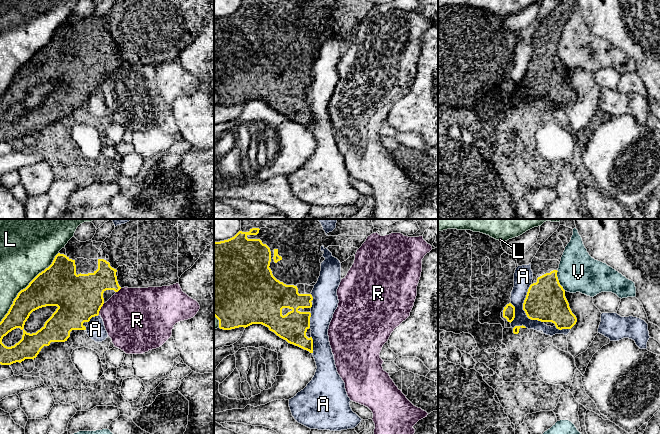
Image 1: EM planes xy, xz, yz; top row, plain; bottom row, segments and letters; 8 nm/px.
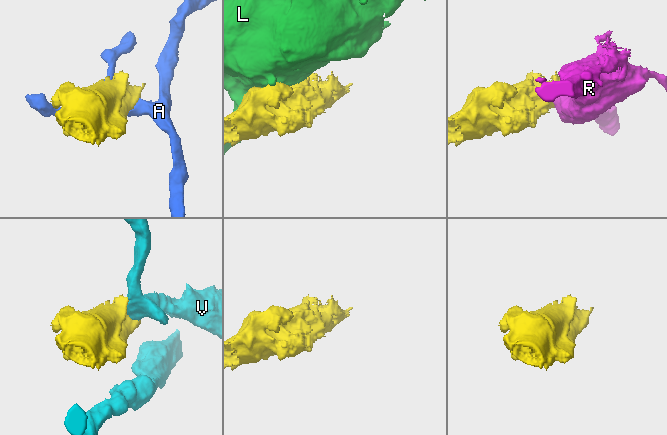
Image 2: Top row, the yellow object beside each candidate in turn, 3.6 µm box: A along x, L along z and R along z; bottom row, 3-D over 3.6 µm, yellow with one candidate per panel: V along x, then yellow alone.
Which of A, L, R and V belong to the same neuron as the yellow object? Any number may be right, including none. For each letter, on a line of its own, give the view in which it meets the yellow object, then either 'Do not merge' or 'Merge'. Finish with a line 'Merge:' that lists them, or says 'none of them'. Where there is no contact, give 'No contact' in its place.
A: Touches yellow in yz. Do not merge
L: Touches yellow in xy. Do not merge
R: Touches yellow in xy. Do not merge
V: Touches yellow in yz. Do not merge
Merge: none of them

